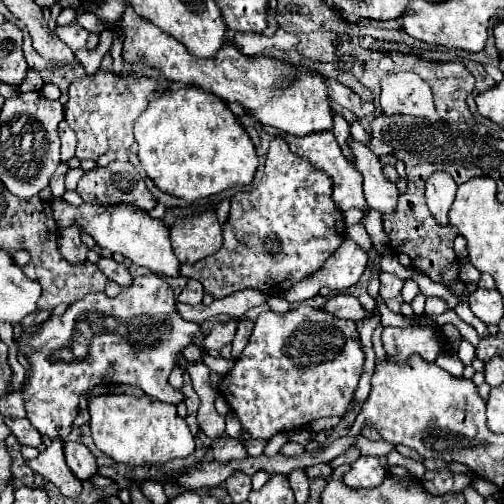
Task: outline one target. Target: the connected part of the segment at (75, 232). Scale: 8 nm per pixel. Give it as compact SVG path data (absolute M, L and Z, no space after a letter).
M71 225L71 227L65 227L61 229L59 233L59 251L61 255L69 261L69 263L81 263L87 259L87 251L89 247L83 245L81 241L81 231L77 225Z

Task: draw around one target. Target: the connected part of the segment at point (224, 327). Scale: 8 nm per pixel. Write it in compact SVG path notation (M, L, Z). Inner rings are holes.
M227 321L227 323L213 325L213 329L203 339L203 349L205 351L221 349L223 345L231 343L233 341L233 335L235 335L235 327L237 327L237 321Z

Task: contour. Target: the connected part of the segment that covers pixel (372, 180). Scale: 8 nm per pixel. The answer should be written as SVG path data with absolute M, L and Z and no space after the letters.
M353 137L347 139L353 155L353 167L363 175L363 189L367 205L377 209L379 213L391 213L397 205L399 191L393 181L389 181L383 173L381 159L363 143L355 141Z

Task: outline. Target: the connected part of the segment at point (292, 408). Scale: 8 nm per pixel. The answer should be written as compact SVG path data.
M301 305L287 313L265 311L255 321L253 335L229 373L223 375L217 389L239 417L243 431L253 439L271 439L281 431L297 431L321 417L343 417L353 401L359 377L363 373L363 349L353 321L339 319L323 309Z

